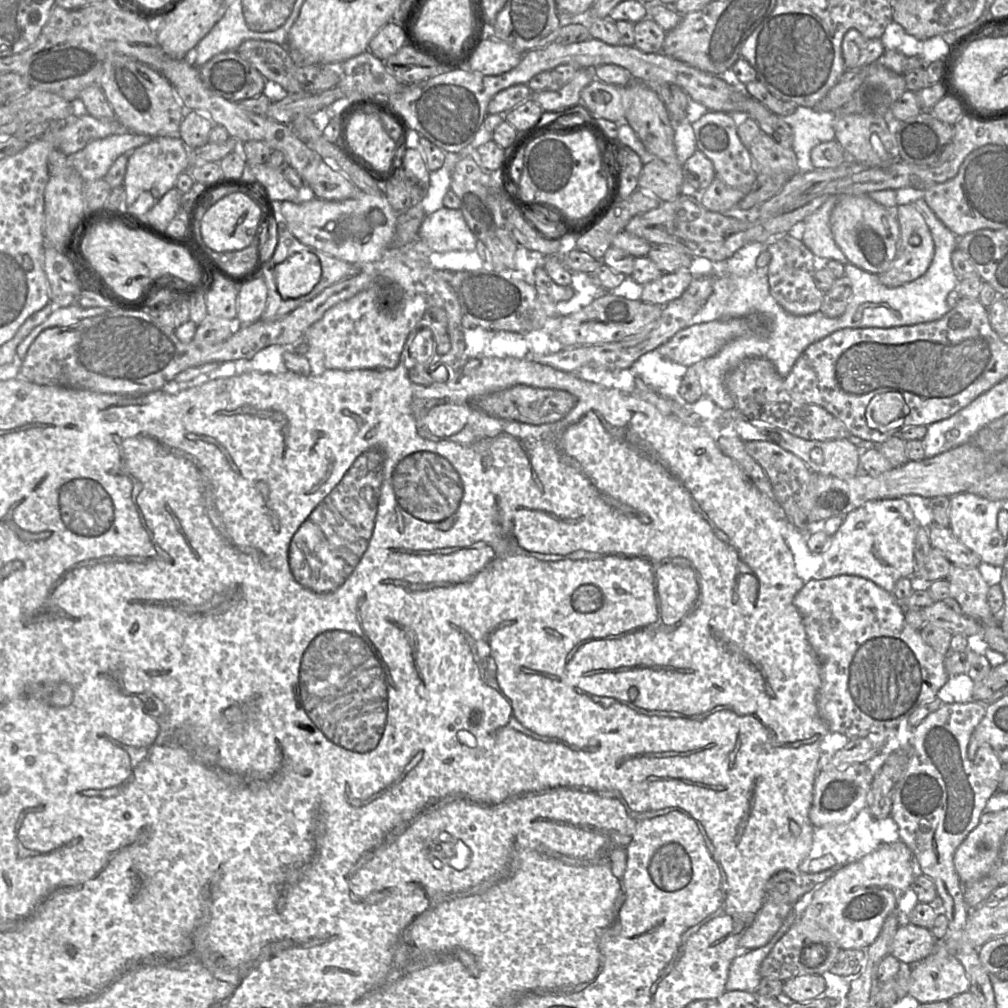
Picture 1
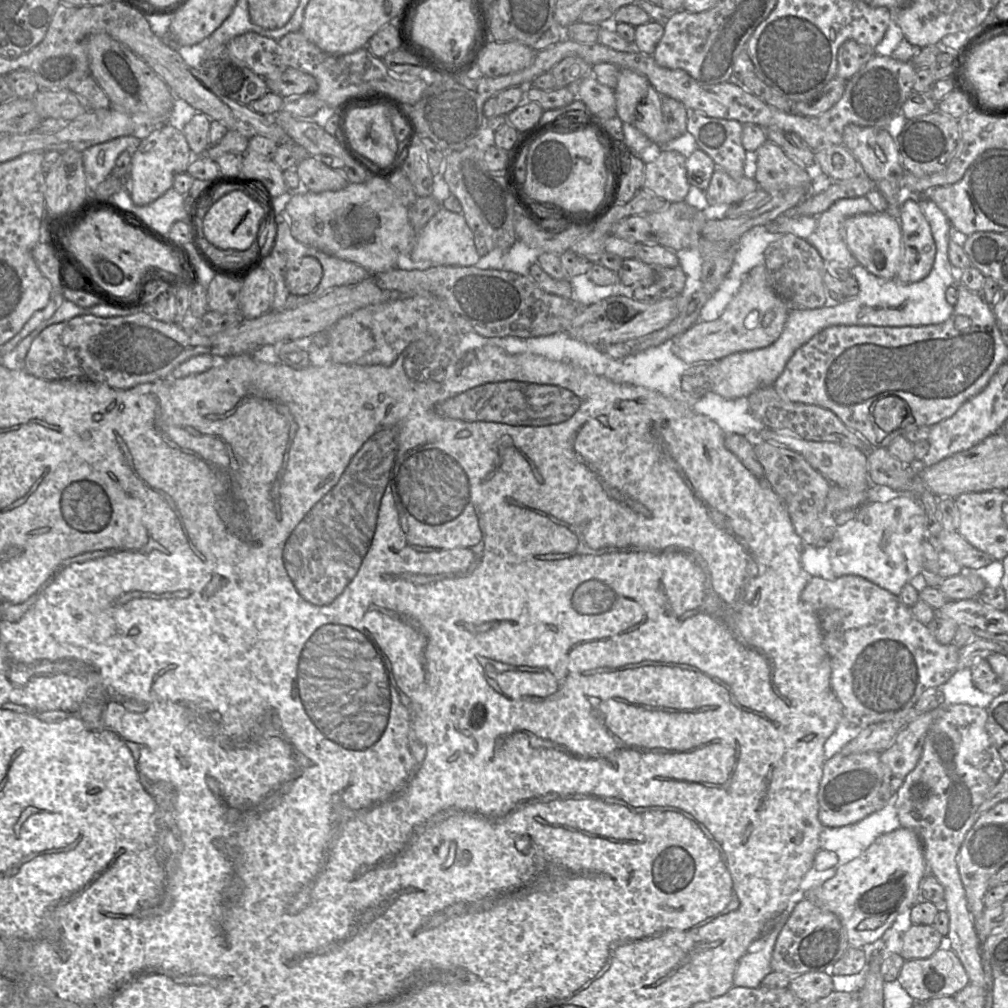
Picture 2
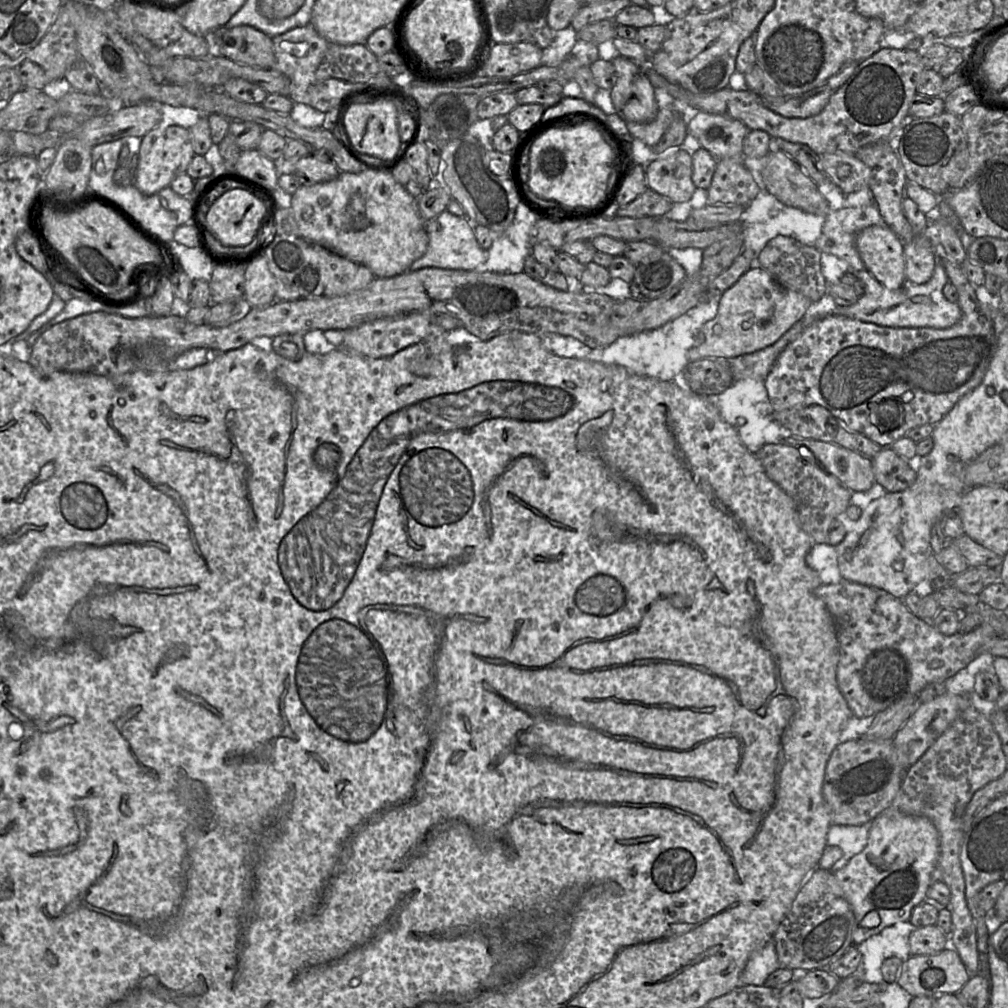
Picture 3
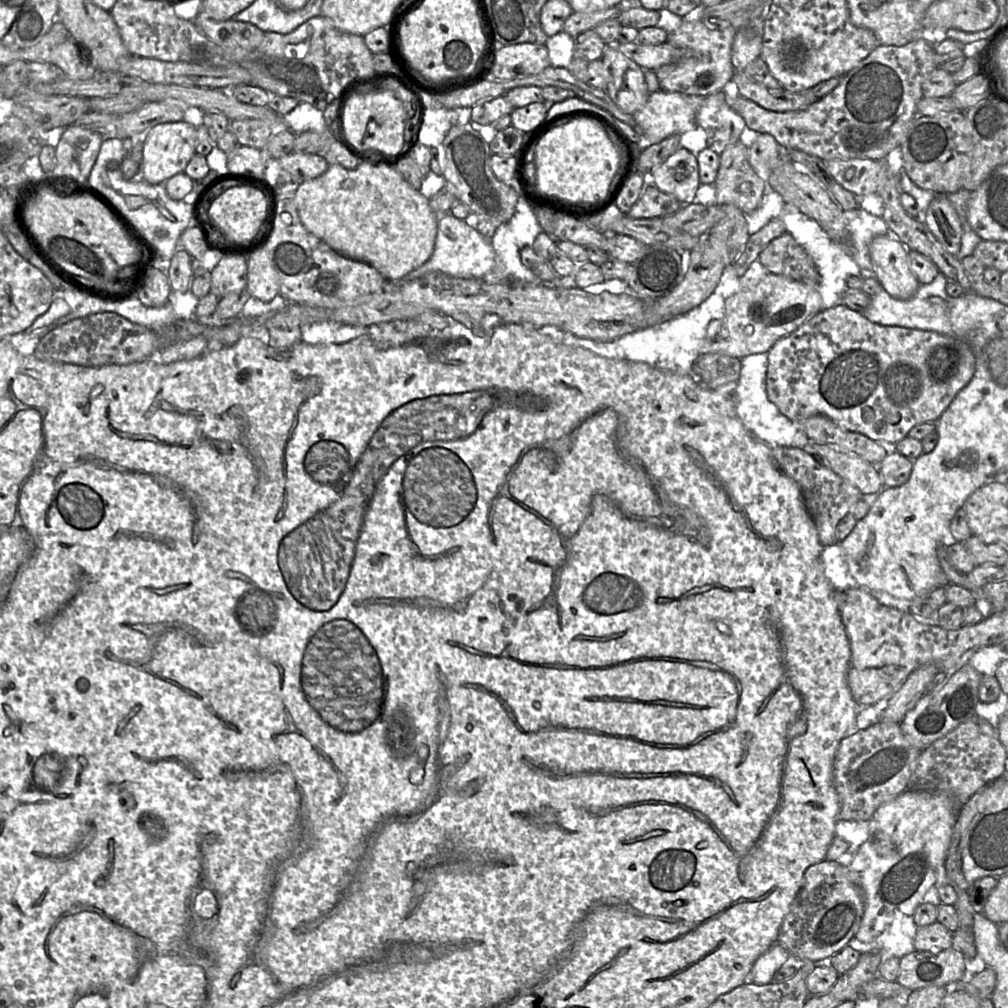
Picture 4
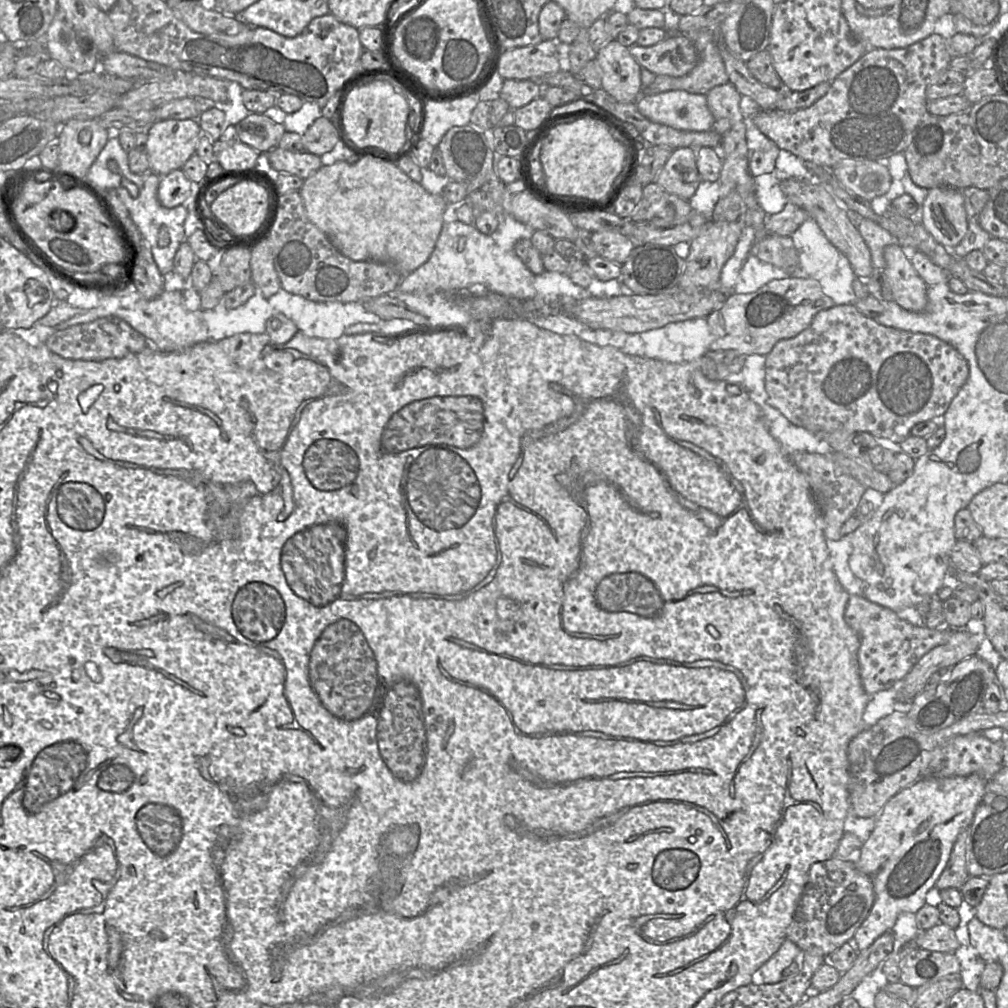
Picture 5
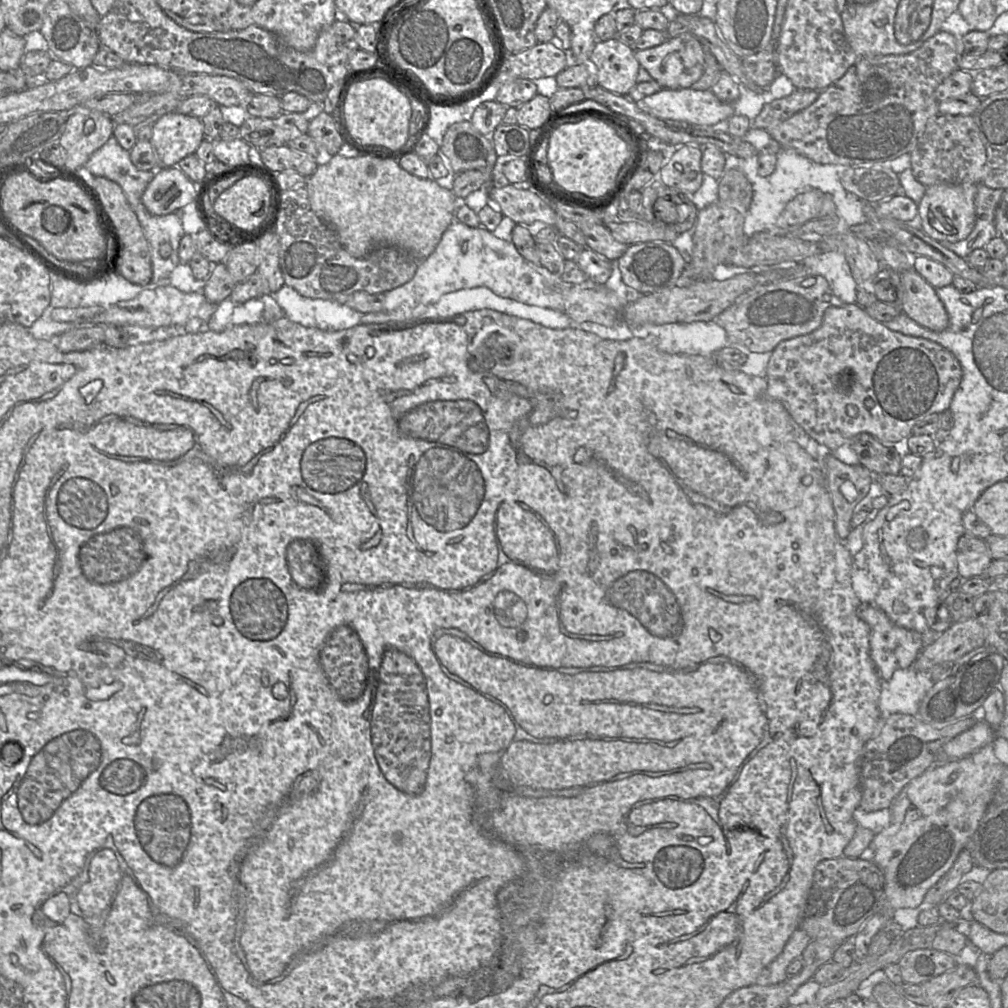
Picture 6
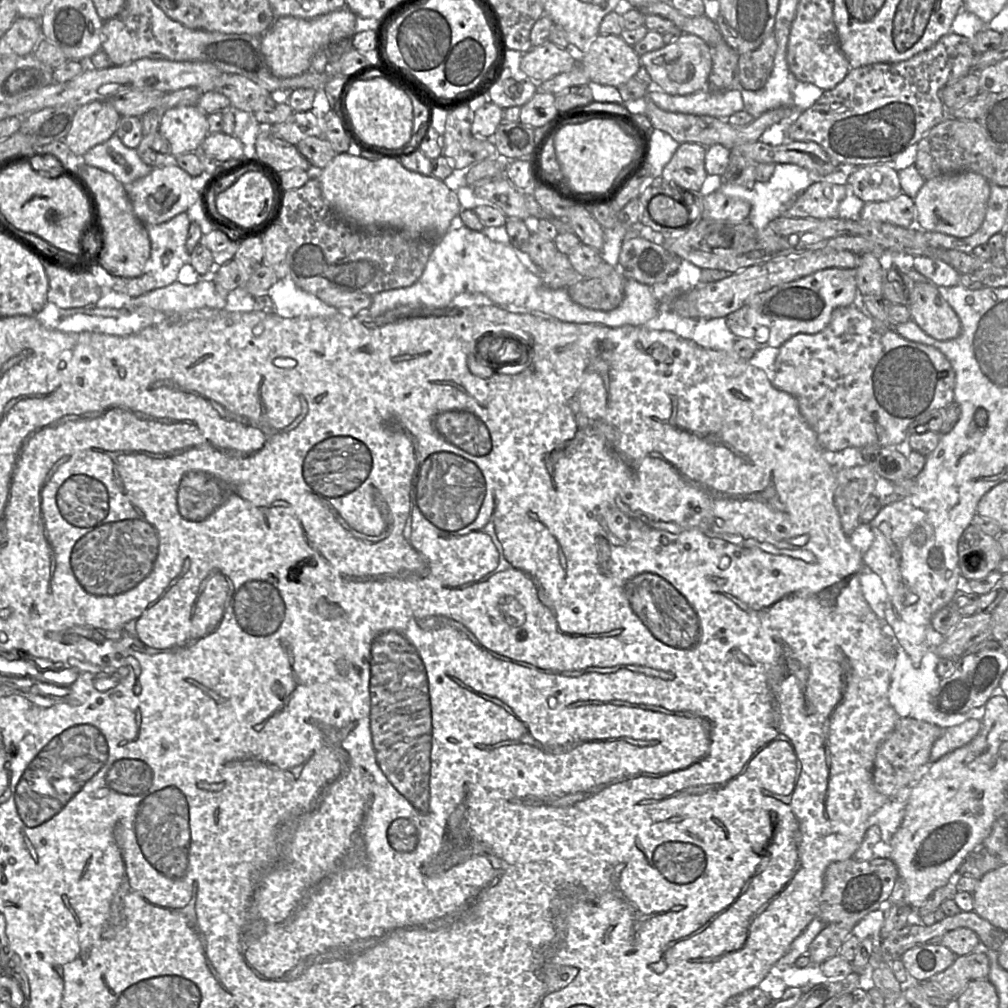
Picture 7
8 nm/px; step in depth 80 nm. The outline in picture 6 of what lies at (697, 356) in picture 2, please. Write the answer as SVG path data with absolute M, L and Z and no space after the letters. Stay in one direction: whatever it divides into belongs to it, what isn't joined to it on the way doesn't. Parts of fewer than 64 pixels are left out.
M823 276L799 277L759 286L745 293L715 321L726 331L728 345L751 353L772 352L780 342L816 330L822 323L825 310L842 304Z

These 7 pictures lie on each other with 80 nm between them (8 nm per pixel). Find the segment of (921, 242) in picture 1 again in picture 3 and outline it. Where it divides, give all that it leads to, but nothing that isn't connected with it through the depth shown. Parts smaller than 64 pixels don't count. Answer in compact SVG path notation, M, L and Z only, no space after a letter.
M909 197L902 201L903 212L910 223L914 238L904 244L905 276L908 284L928 282L937 264L929 232L929 220Z

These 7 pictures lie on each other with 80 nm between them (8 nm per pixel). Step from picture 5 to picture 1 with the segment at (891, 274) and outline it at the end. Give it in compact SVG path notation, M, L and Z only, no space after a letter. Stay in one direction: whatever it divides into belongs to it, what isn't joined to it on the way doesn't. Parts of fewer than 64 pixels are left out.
M869 195L842 196L830 216L834 240L848 259L870 273L881 274L887 271L897 255L900 227L895 210L890 210L875 202Z

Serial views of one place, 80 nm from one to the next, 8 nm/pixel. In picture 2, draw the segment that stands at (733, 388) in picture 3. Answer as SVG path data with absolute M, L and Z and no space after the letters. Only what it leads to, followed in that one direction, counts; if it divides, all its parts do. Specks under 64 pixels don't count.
M708 392L698 400L688 403L693 411L717 423L725 435L743 435L753 445L756 444L757 433L766 428L751 413L746 396L726 399L714 392Z

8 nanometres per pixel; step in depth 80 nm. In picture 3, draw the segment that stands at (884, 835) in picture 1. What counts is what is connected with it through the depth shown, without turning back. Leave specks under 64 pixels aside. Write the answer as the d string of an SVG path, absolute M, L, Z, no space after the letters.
M832 824L830 826L827 833L827 845L838 846L843 852L843 856L837 862L837 868L844 867L854 855L865 848L869 836L869 824Z

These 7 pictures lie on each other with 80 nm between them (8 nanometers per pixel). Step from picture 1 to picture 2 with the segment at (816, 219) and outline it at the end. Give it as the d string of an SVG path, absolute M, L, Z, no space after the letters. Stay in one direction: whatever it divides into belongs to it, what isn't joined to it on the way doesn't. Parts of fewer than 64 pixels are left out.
M863 197L839 199L817 217L817 226L806 241L816 248L826 262L836 261L851 269L858 264L844 239L844 225L848 218L871 214L877 210Z

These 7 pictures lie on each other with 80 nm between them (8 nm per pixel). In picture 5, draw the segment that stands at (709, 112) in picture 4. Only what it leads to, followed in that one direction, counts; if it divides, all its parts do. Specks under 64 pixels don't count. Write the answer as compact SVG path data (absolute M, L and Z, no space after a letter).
M730 82L715 86L708 91L706 98L714 117L712 130L723 135L733 124L743 121L739 107L741 94Z

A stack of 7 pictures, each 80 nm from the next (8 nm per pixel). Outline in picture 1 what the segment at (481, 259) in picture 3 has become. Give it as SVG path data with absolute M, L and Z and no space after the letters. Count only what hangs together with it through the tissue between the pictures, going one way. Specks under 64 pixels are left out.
M442 207L426 215L418 231L431 252L474 251L477 238L469 229L460 209Z

